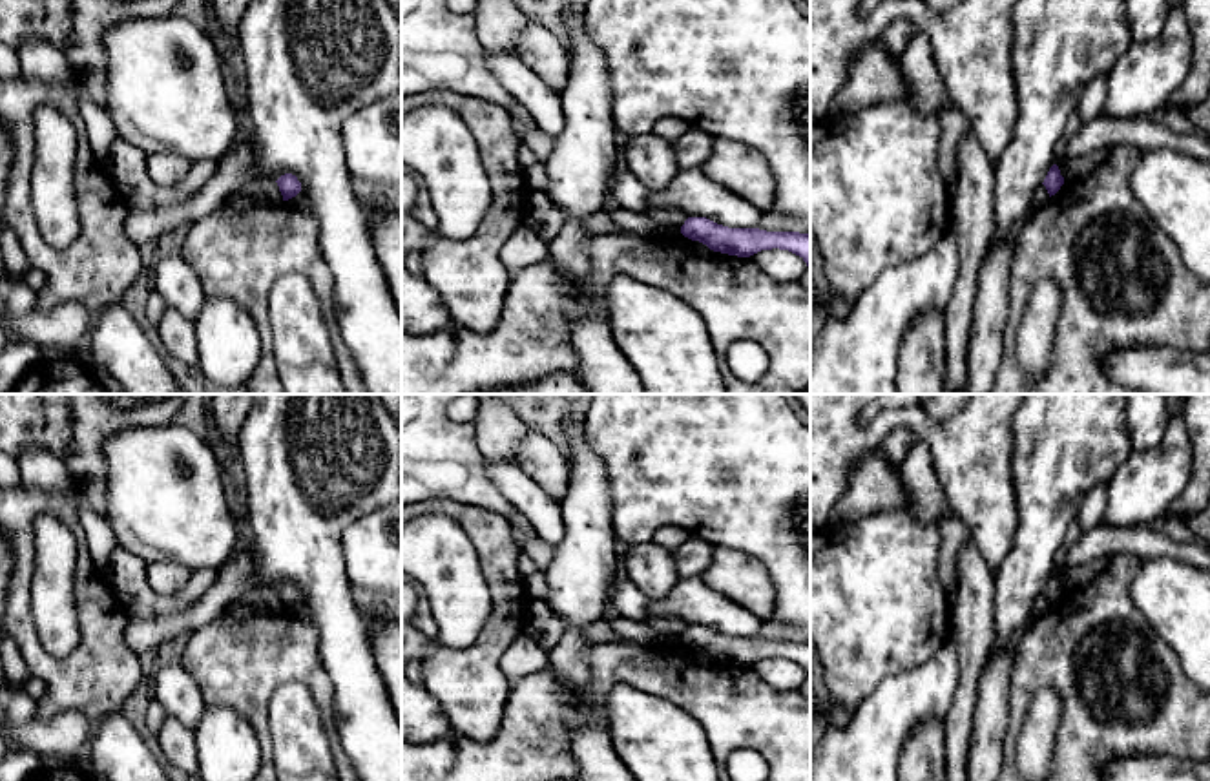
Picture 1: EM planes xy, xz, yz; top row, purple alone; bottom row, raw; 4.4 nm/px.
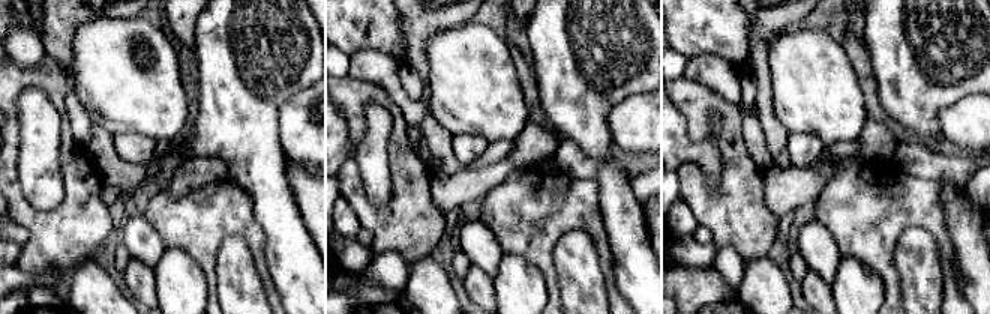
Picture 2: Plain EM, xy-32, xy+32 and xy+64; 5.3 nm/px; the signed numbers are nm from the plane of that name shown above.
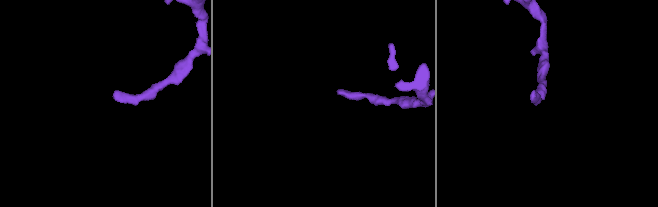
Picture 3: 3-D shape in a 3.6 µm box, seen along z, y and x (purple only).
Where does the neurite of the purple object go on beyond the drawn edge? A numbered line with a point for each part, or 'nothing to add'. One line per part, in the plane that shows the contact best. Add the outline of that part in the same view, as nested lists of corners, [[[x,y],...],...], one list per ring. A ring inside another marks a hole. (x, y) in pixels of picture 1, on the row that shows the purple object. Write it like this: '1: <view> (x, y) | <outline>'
nothing to add

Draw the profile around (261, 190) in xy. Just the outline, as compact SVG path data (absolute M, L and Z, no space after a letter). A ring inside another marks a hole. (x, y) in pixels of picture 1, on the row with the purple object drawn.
M257 177L243 188L239 188L235 193L228 195L224 199L224 204L232 212L241 212L254 204L276 204L281 201L283 195L279 192L277 182L268 177Z

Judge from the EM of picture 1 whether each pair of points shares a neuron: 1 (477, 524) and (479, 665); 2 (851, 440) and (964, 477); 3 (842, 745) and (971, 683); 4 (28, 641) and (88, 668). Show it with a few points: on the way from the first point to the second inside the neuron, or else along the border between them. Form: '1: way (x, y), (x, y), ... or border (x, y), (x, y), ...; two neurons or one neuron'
1: way (497, 559), (500, 573), (500, 630); one neuron
2: way (882, 424), (887, 418), (917, 418), (944, 446); one neuron
3: border (957, 648), (959, 683), (953, 703), (942, 721); two neurons
4: way (41, 657), (52, 668), (72, 668); one neuron

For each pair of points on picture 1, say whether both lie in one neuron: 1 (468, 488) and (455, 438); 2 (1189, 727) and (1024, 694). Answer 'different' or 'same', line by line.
1: same
2: same

